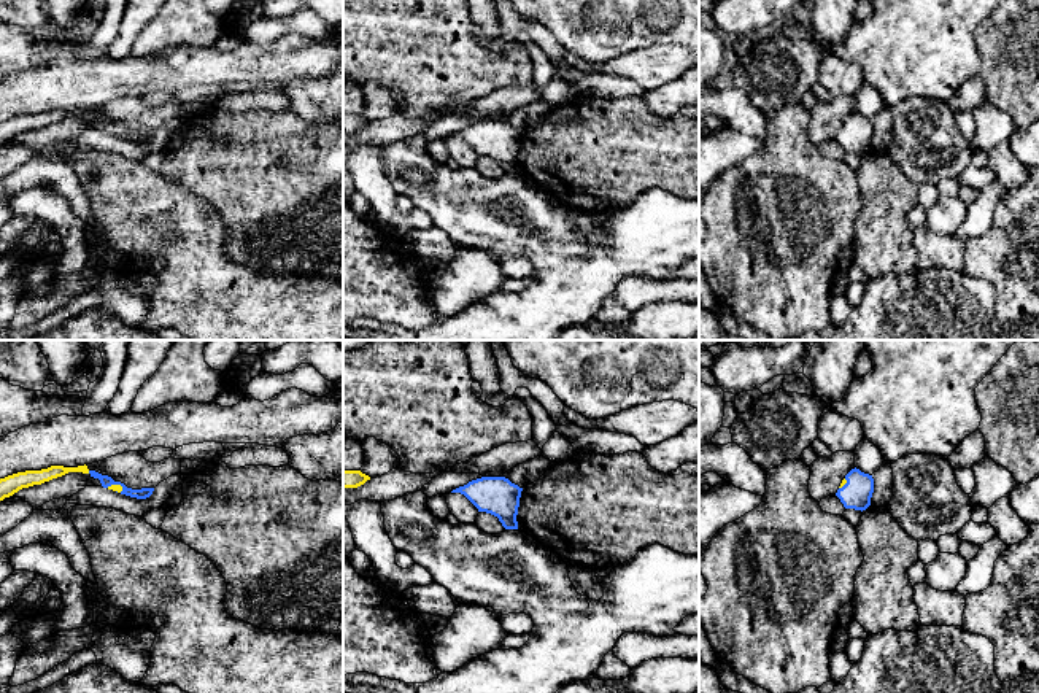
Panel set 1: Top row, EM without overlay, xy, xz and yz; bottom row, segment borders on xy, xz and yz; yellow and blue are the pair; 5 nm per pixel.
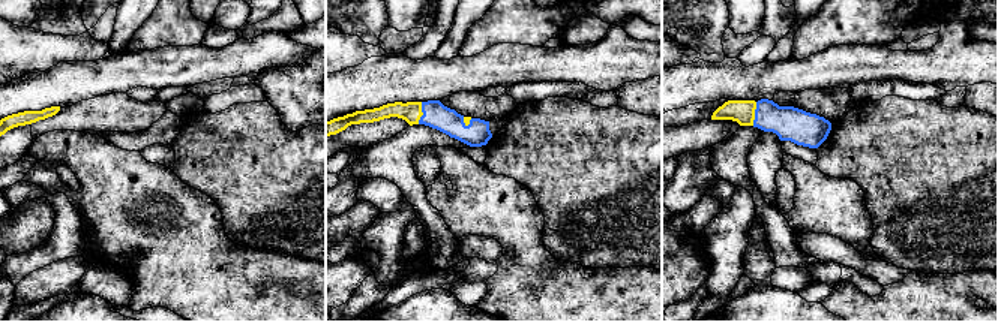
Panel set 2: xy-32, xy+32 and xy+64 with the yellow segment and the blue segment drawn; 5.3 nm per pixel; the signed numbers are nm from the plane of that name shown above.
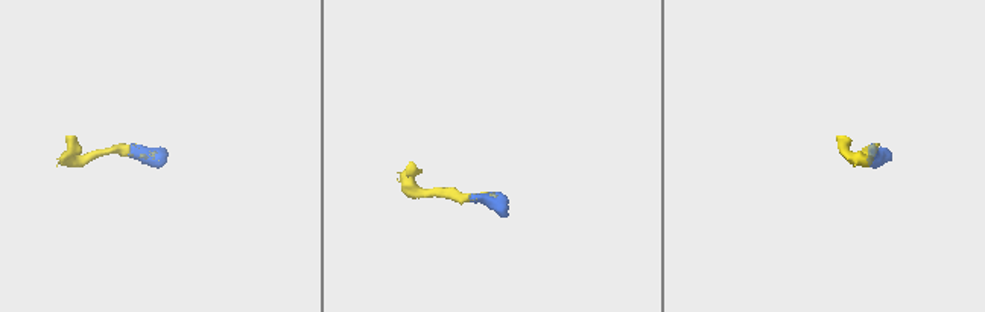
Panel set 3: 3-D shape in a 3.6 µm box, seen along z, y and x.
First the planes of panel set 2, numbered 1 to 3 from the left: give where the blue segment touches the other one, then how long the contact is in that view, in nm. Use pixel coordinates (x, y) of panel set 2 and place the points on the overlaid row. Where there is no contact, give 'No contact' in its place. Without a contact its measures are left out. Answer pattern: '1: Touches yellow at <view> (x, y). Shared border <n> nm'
1: No contact
2: Touches yellow at xy+32 (422, 113). Shared border 120 nm
3: Touches yellow at xy+64 (754, 114). Shared border 130 nm

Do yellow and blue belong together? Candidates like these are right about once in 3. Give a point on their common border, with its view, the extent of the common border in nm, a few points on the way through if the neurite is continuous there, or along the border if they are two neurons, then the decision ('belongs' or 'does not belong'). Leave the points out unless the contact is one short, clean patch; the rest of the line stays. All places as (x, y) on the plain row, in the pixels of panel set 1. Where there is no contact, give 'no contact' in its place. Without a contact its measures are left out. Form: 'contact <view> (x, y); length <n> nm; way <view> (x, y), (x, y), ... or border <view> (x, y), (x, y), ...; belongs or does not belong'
contact xy (116, 129); length 90 nm; way xy (118, 132), (116, 129), (105, 124); belongs

